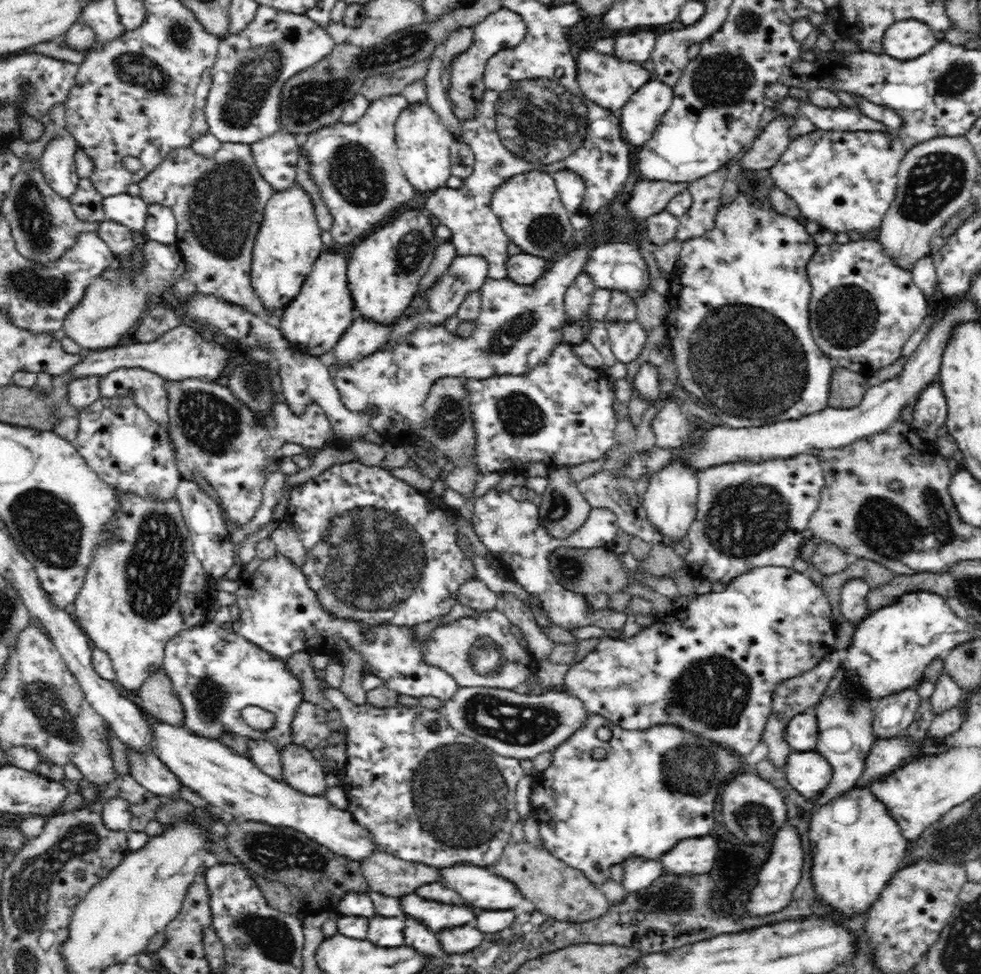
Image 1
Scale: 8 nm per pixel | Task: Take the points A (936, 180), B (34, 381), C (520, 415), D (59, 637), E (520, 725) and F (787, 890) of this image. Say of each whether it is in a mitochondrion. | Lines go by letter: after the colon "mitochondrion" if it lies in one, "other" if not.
A: mitochondrion
B: other
C: mitochondrion
D: other
E: mitochondrion
F: other

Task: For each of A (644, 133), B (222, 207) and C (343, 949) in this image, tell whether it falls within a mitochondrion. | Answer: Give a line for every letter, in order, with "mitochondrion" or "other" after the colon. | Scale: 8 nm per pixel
A: other
B: mitochondrion
C: other

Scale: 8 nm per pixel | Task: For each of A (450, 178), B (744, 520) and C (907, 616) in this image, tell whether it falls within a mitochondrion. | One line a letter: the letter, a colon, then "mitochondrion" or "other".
A: other
B: mitochondrion
C: other

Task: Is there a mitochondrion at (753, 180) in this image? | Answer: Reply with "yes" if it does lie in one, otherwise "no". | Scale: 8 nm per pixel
yes

